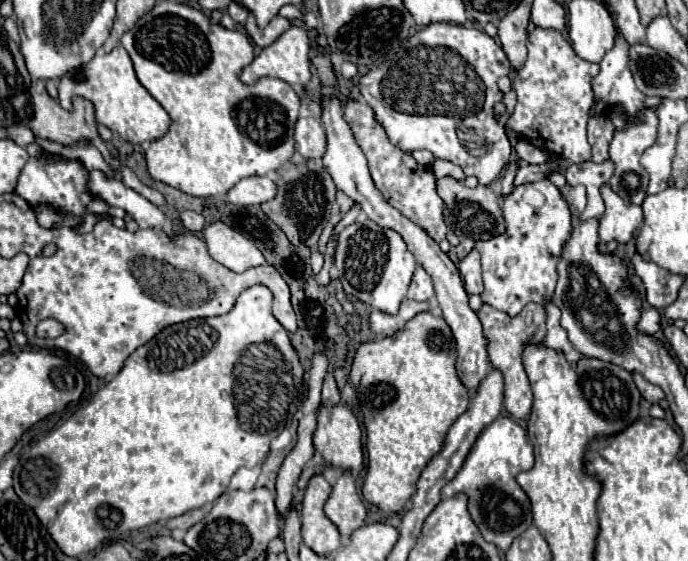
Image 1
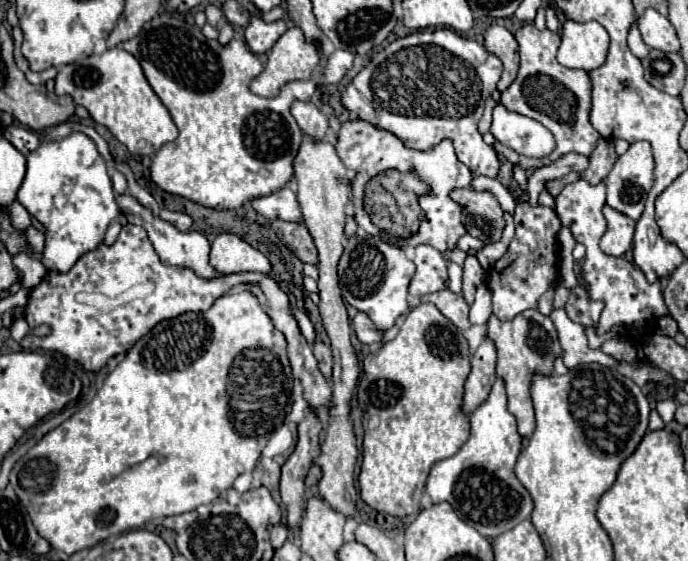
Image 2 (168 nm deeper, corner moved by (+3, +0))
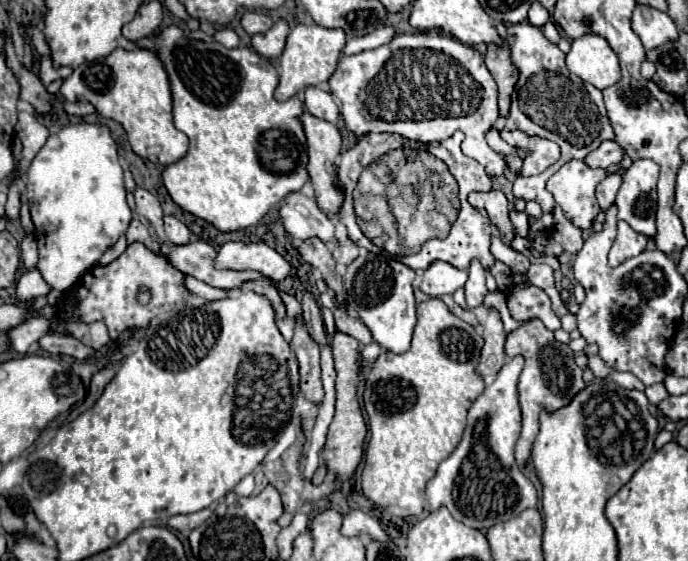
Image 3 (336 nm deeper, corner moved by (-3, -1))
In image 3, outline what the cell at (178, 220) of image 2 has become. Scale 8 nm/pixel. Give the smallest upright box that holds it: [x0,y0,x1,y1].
[163,216,191,246]

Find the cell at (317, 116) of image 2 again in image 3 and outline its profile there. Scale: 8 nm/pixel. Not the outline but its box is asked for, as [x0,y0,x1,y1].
[305,86,339,124]

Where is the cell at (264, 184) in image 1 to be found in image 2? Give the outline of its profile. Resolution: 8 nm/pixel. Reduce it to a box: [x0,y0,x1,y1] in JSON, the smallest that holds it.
[249,187,301,221]

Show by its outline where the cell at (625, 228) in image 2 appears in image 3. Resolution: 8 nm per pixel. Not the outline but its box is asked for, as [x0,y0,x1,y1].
[609,220,647,268]

